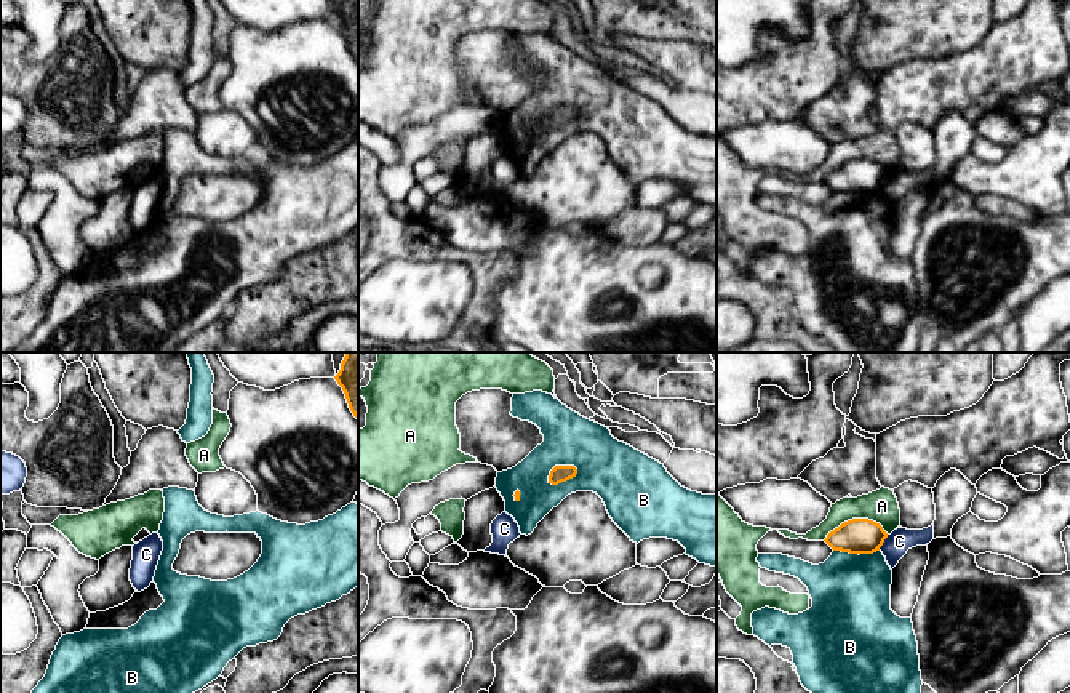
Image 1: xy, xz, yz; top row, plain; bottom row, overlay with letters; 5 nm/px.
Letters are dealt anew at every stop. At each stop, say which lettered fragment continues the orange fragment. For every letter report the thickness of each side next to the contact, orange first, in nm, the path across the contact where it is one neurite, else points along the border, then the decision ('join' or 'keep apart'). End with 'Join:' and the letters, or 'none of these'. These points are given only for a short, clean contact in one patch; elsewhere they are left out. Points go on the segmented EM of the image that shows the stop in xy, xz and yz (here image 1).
A: 180/170 nm | keep apart
B: 90/280 nm | keep apart
C: 180/120 nm | along yz (888, 535), (878, 549) | keep apart
Join: none of these

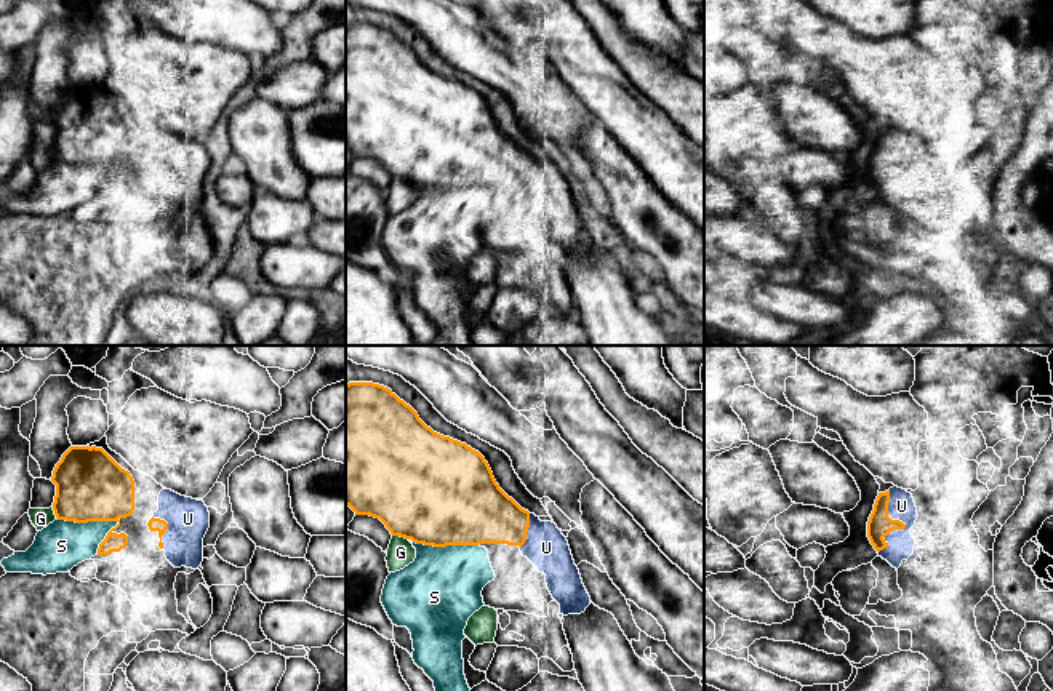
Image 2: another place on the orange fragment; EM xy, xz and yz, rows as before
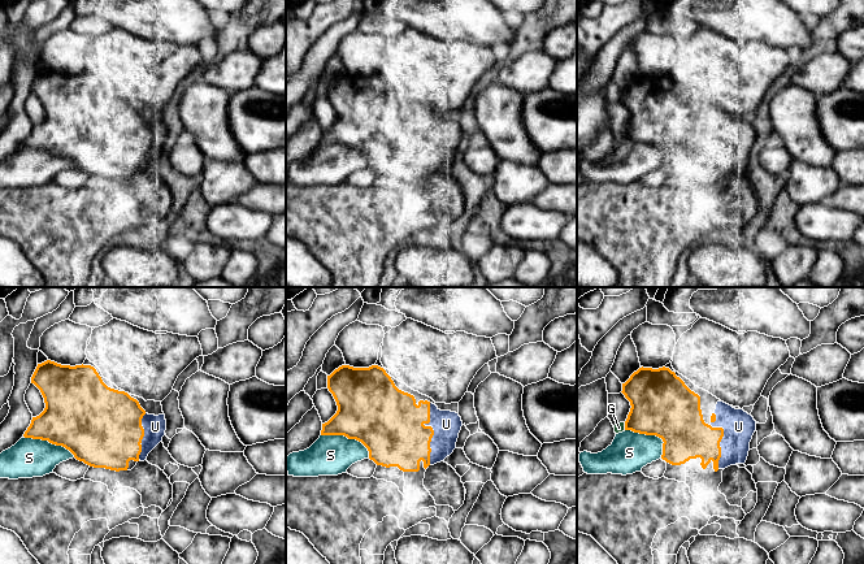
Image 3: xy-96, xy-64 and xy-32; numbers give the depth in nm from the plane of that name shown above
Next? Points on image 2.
G: 500/140 nm | along xz (392, 535), (407, 539) | keep apart
S: 360/240 nm | keep apart
U: 120/140 nm | across yz (879, 525), (904, 525), (901, 506) | join
Join: U

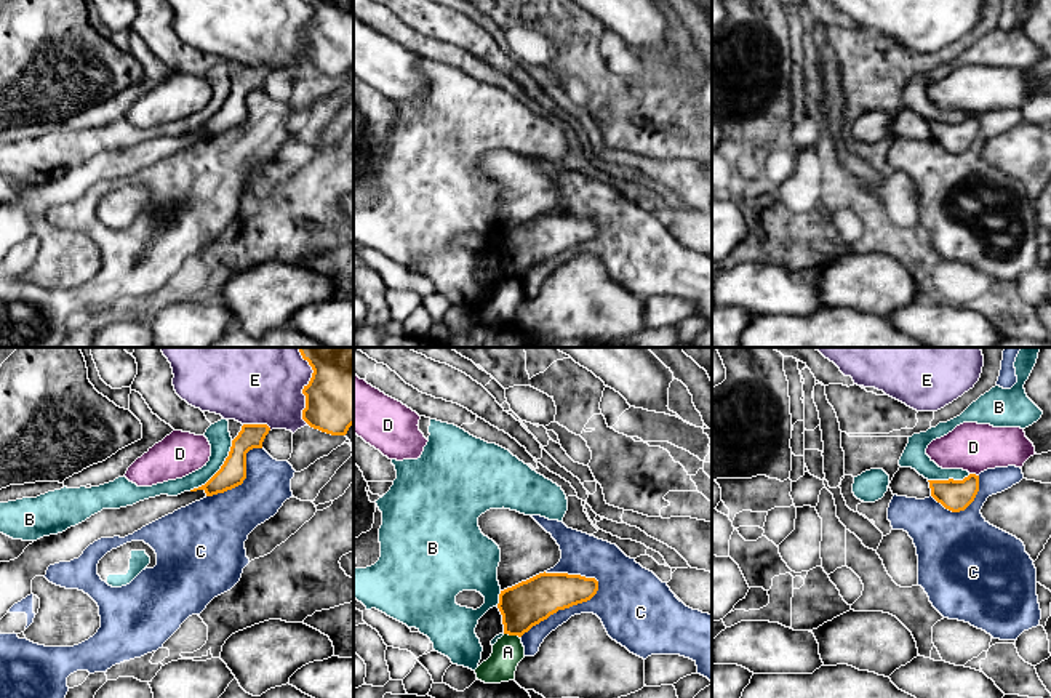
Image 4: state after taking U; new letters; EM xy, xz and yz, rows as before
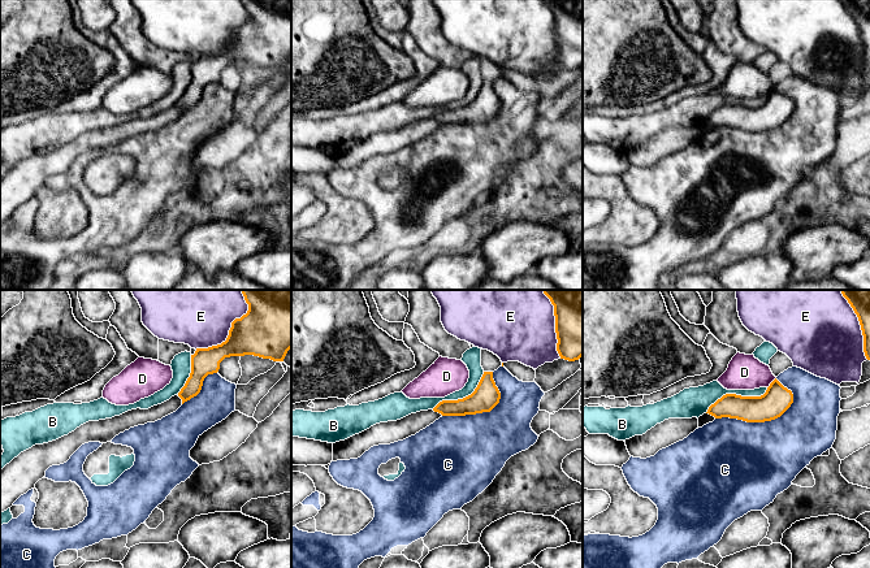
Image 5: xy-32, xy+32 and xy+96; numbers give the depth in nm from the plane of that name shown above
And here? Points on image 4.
A: 220/160 nm | along xz (504, 633), (519, 637) | keep apart
B: 140/120 nm | keep apart
C: 220/200 nm | keep apart
D: 160/240 nm | along yz (970, 473), (978, 476) | keep apart
E: 420/480 nm | keep apart
Join: none of these

